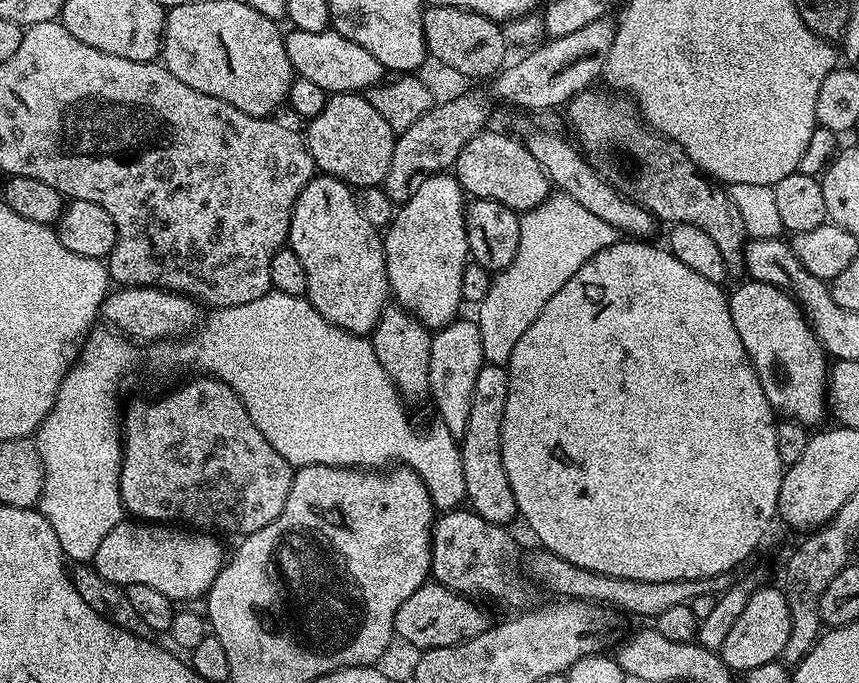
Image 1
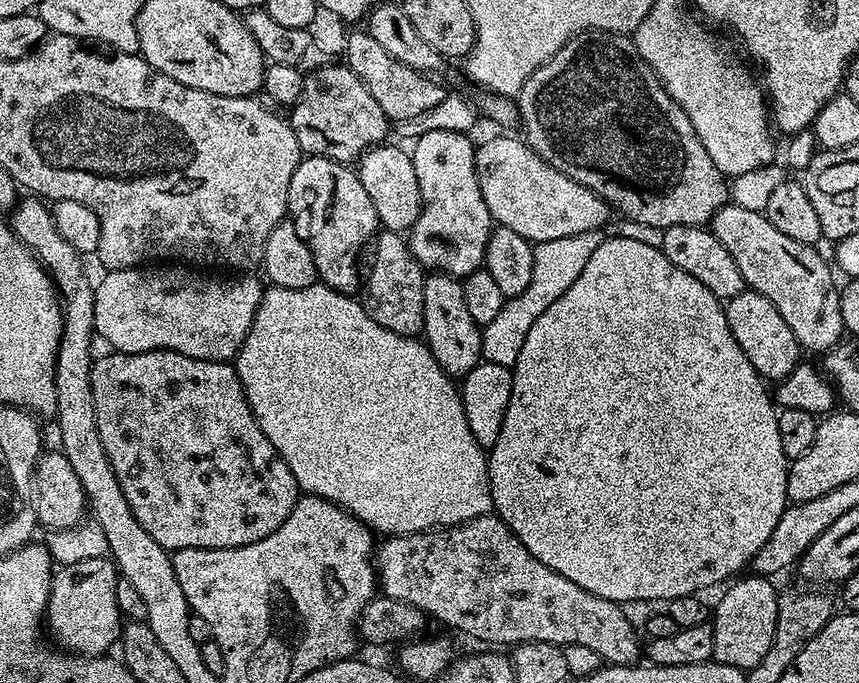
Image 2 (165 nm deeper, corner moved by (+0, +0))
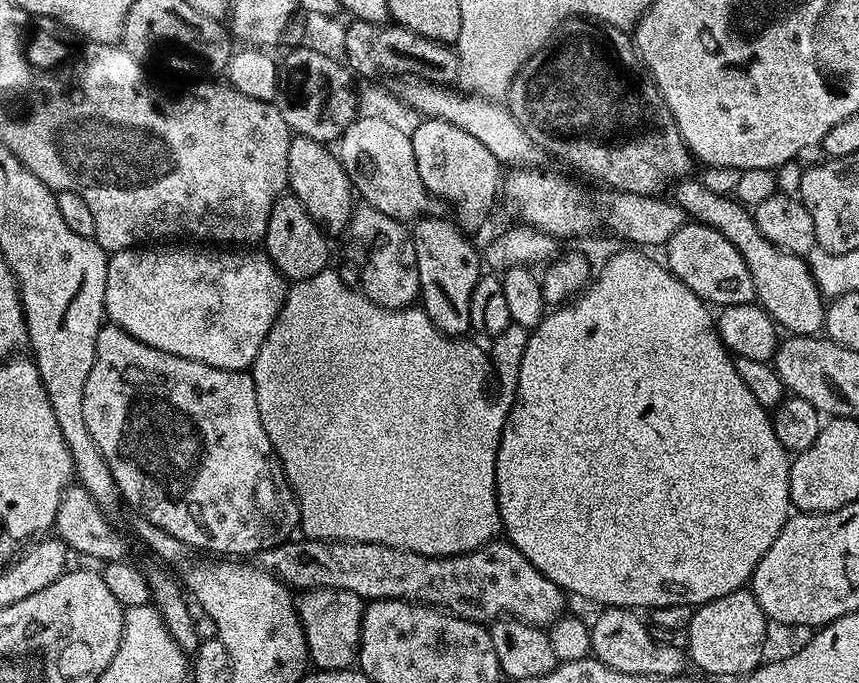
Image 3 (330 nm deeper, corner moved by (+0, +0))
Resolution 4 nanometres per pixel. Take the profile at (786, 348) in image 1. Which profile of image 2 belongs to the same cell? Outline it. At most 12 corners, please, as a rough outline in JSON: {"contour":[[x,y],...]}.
{"contour":[[745,290],[724,313],[768,382],[796,369],[802,349],[770,298]]}

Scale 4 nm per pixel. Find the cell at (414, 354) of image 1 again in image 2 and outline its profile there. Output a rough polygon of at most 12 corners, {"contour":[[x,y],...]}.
{"contour":[[399,232],[375,237],[364,309],[386,330],[424,331],[426,270]]}

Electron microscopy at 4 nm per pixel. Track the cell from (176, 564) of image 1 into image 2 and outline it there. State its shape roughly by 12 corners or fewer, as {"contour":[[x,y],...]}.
{"contour":[[99,556],[53,575],[46,628],[61,649],[103,656],[118,569]]}

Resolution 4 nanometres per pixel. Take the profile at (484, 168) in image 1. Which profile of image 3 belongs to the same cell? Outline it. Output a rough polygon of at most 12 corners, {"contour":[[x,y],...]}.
{"contour":[[540,166],[512,168],[505,196],[557,238],[599,228],[653,250],[686,222],[671,199],[604,190],[591,200]]}

